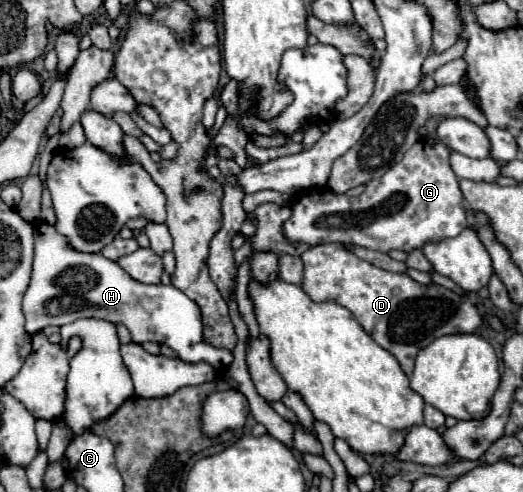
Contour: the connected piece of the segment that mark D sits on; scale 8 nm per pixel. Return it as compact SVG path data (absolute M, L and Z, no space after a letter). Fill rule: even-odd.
M326 243L310 247L302 253L304 263L304 283L306 295L316 301L334 301L346 307L364 331L386 351L390 351L404 373L410 375L414 369L416 353L430 345L436 337L450 333L474 333L482 323L482 315L468 295L456 295L440 285L420 285L408 275L390 273L372 263L358 259L342 243Z

